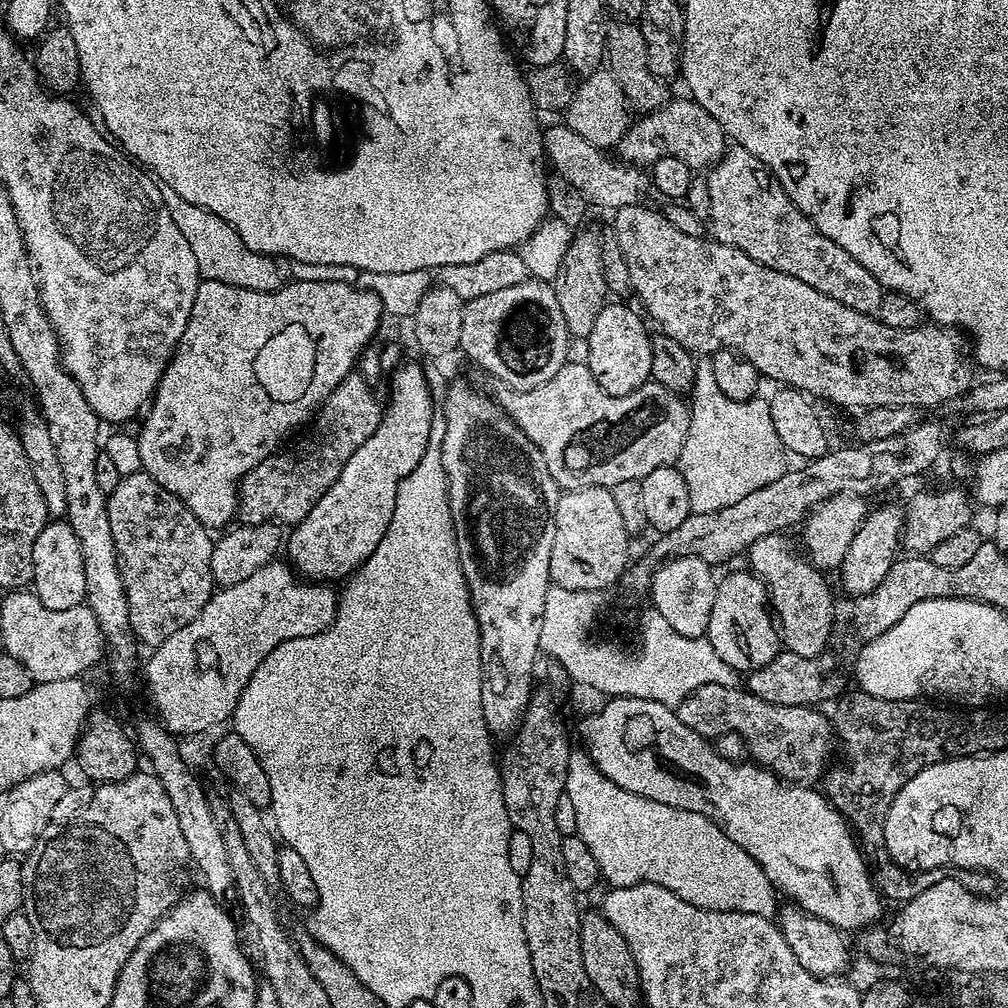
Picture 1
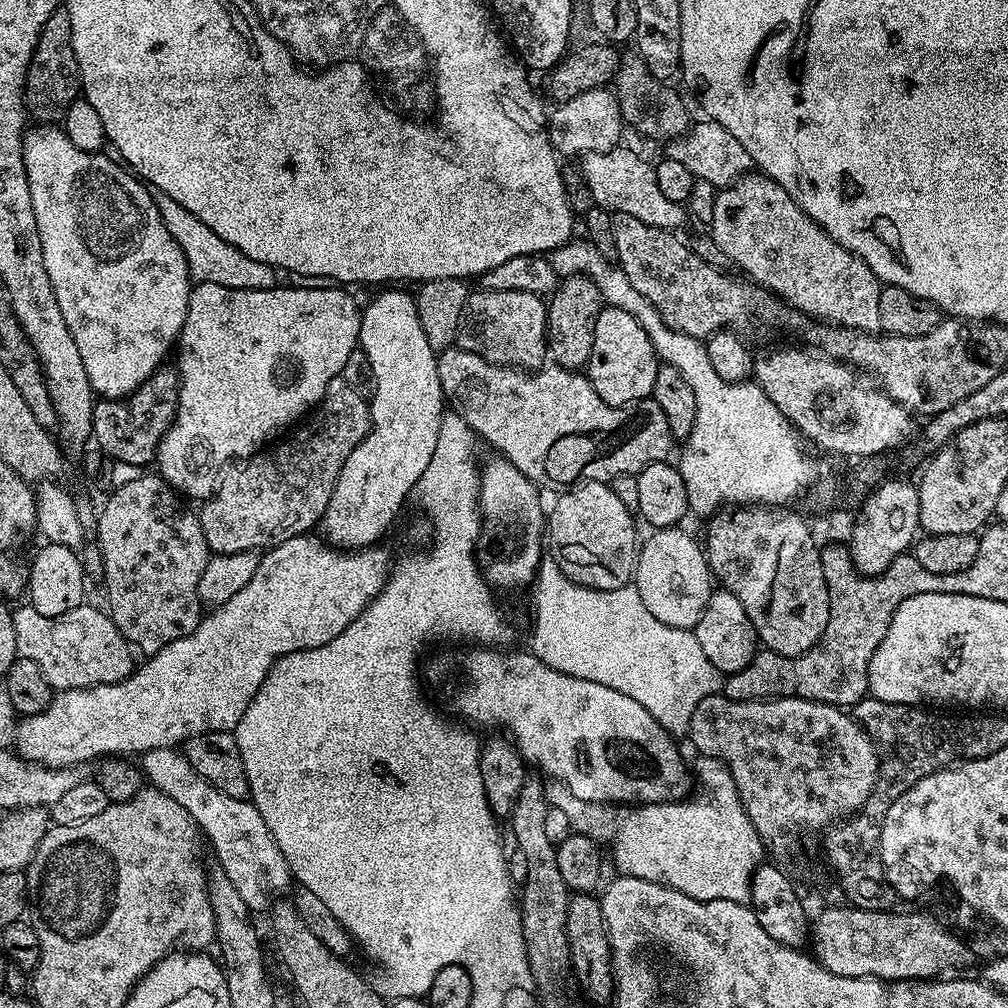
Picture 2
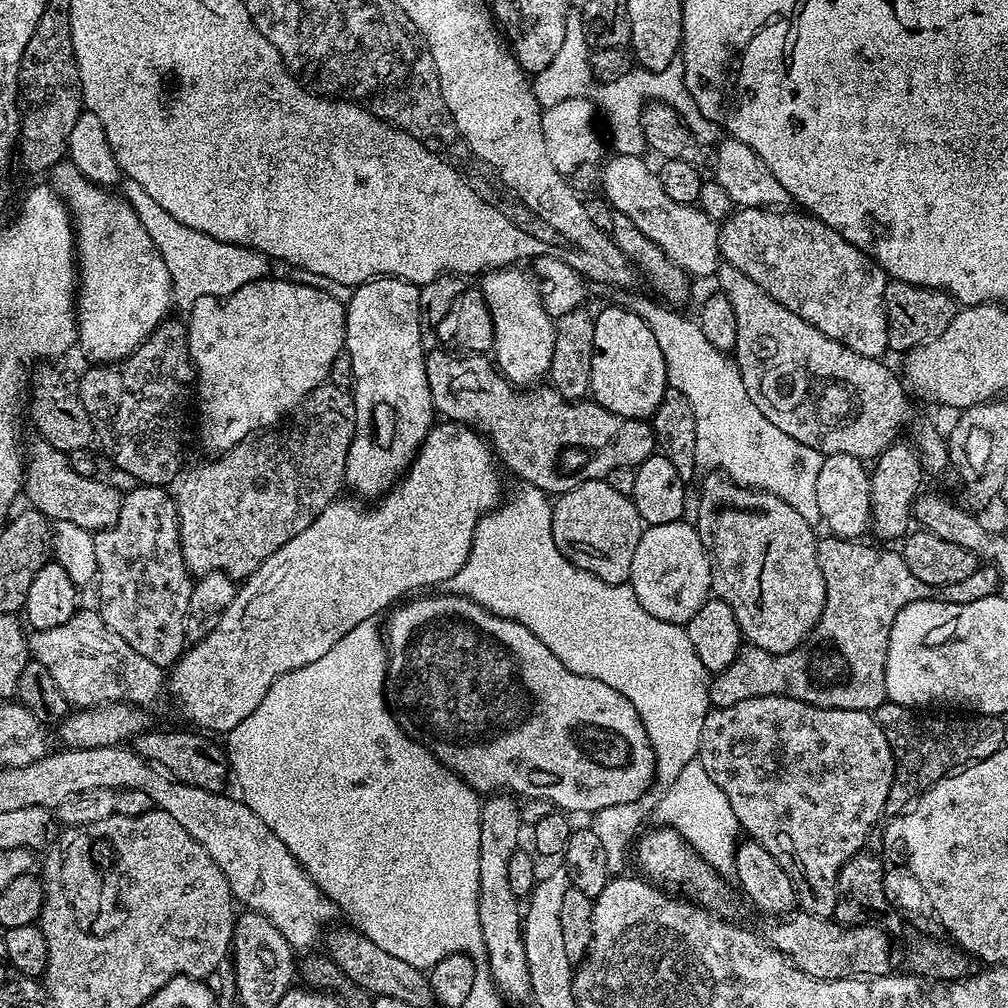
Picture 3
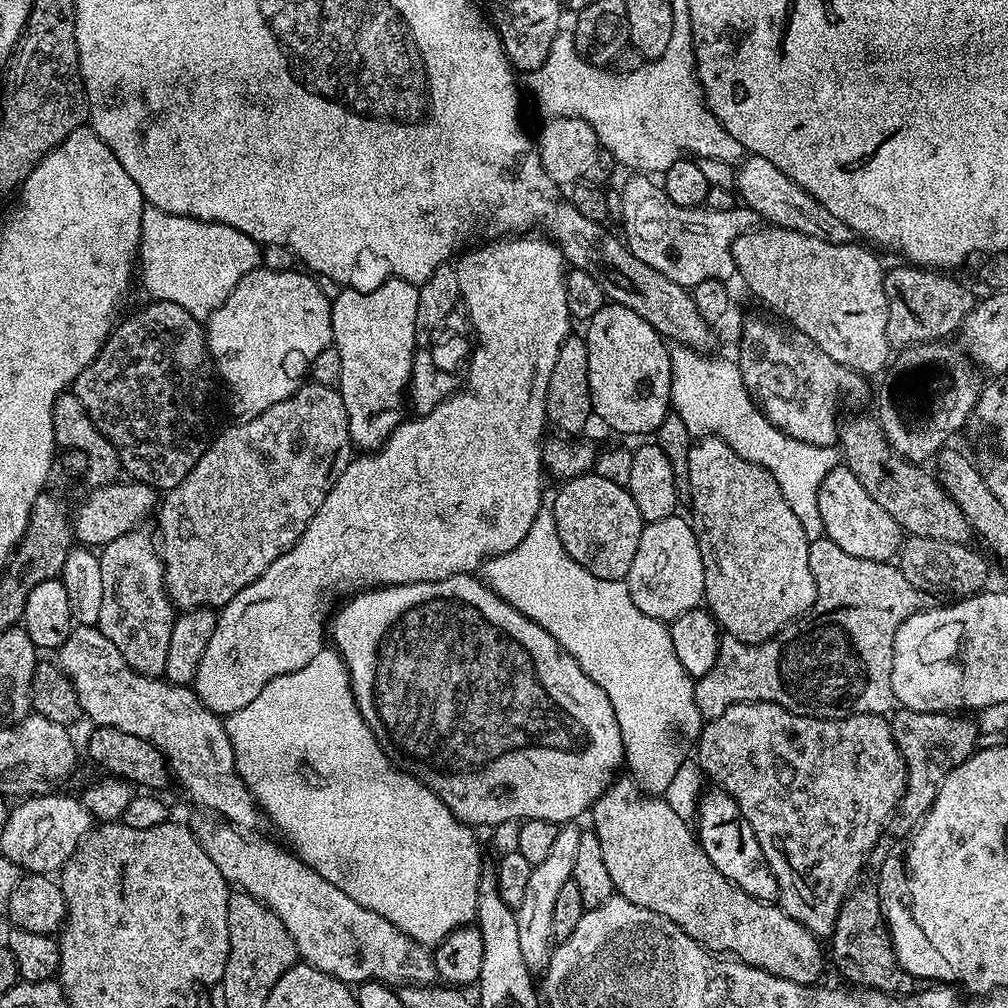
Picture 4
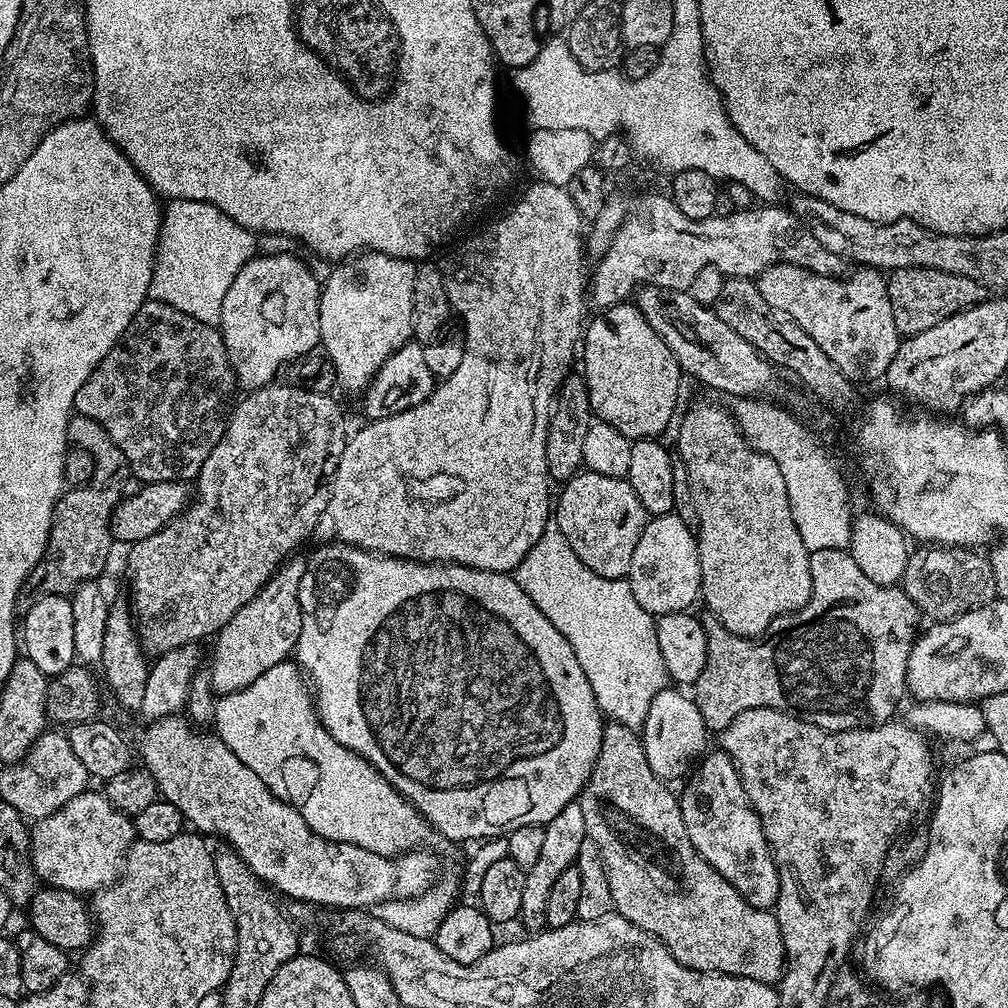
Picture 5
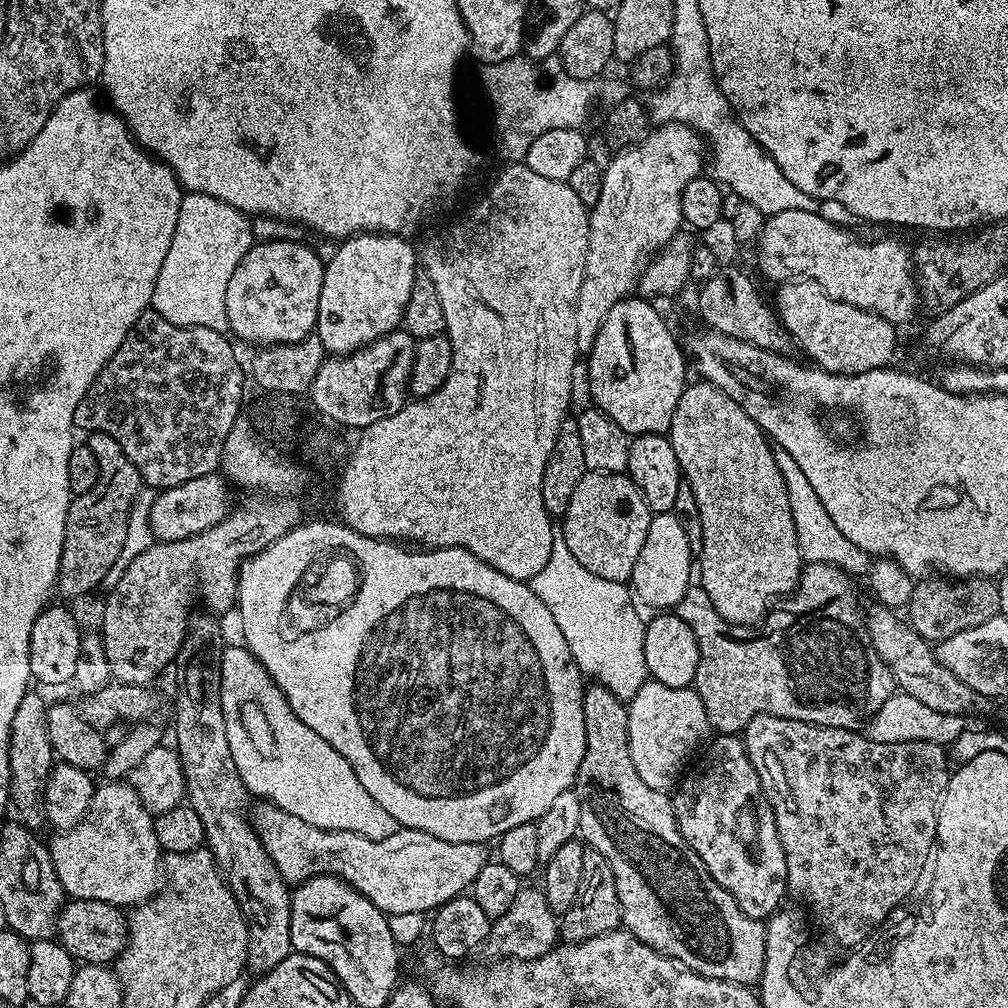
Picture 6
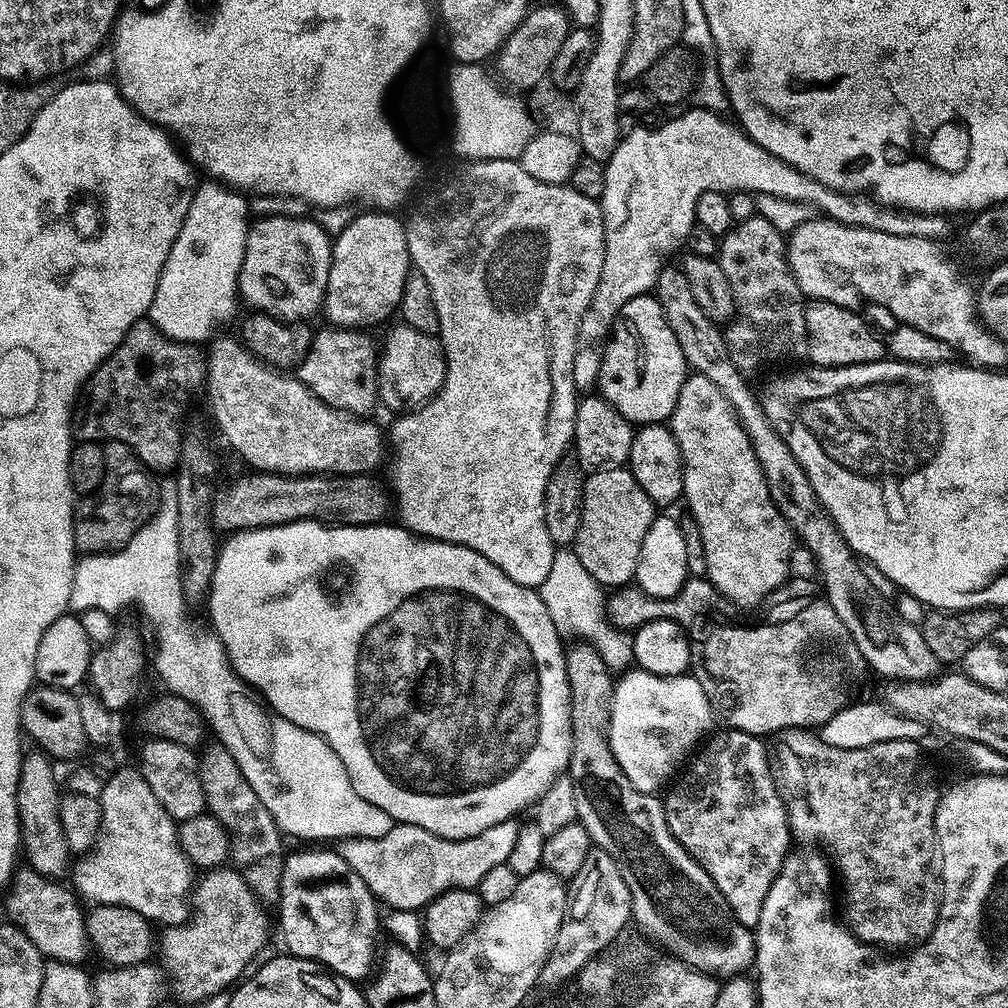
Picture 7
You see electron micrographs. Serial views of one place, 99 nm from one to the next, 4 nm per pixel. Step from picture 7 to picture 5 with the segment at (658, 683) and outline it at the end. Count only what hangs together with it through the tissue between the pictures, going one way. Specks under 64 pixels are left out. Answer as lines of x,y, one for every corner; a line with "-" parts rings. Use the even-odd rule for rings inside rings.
672,686
659,692
654,702
650,702
650,710
642,729
646,762
650,762
650,770
654,770
654,774
665,782
687,777
690,769
705,755
709,747
707,744
710,733
702,722
702,714
695,699
691,695
683,696
680,692
683,691

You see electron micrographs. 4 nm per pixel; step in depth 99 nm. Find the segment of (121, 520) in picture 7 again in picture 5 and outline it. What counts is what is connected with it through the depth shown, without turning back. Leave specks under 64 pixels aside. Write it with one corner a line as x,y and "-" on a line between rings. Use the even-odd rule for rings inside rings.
73,415
68,424
68,439
77,448
90,450
94,454
96,469
94,478
80,488
69,487
56,504
56,514
52,518
52,529
48,539
48,550
43,560
39,560
23,586
25,593
41,596
71,597
79,584
96,580
108,560
108,551
114,545
112,516
125,495
124,483
130,480
130,469
126,454
94,422
94,418

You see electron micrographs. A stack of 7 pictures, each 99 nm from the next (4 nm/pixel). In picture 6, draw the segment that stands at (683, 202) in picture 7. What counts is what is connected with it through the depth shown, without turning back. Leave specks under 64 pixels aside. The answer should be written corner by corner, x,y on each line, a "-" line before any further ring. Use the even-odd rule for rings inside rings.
661,123
653,127
643,141
617,151
608,161
602,178
602,194
588,213
588,249
582,278
582,290
578,290
578,302
574,322
578,330
577,353
587,354
598,338
598,330
619,300
629,299
637,291
638,277
644,271
650,257
665,248
681,231
682,190
706,168
706,141
699,132
685,124

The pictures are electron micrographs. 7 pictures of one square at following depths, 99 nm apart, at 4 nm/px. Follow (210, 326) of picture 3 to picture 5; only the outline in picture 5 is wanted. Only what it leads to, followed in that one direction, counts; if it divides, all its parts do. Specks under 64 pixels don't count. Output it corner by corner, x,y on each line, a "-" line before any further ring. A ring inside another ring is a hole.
276,252
273,256
263,256
257,254
252,257
250,262
246,262
246,266
242,266
242,270
238,270
238,278
234,278
234,282
230,285
230,290
226,290
226,299
222,301
222,314
220,315
219,329
224,339
224,345
228,351
228,357
232,363
232,370
236,374
236,378
241,389
255,390
258,388
266,388
269,384
277,379
276,376
283,370
287,364
303,361
321,343
320,339
320,289
321,281
316,281
316,276
299,260
296,256
291,256
288,252

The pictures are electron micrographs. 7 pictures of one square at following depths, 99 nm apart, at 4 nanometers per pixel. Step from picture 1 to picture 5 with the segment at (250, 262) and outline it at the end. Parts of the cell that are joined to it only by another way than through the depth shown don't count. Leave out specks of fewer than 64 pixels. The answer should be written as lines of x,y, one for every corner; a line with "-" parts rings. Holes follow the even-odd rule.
168,200
162,208
149,297
190,314
190,318
198,318
198,322
219,325
226,290
238,278
238,270
257,255
256,240
249,228
238,226
234,218
222,214
210,202

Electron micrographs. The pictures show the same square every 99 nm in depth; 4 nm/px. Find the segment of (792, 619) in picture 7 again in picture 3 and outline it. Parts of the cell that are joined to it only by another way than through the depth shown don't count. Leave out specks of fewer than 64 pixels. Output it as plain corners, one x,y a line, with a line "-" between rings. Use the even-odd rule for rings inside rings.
833,534
821,535
816,542
818,570
822,570
822,582
826,582
826,602
818,622
810,634
794,650
774,654
761,648
741,647
740,653
721,672
711,677
708,685
708,702
712,708
734,706
734,702
746,702
746,698
759,696
789,696
819,708
837,708
838,710
862,710
872,712
886,700
886,682
884,670
888,639
894,618
900,611
915,600
941,600
955,604
978,602
987,596
997,595
1002,581
992,566
977,566
970,578
946,586
934,586
922,582
906,566
903,555
896,552
879,552
877,545
862,544
859,539
844,539

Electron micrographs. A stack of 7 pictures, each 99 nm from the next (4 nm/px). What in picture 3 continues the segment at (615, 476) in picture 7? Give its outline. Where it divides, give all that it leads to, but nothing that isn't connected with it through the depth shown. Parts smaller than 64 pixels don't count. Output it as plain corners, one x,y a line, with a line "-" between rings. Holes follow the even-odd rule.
603,479
587,480
568,492
559,493
552,505
552,529
558,550
562,550
564,557
574,566
594,574
607,584
623,584
631,577
634,550
638,550
638,538
644,533
645,525
631,499
618,494
618,490

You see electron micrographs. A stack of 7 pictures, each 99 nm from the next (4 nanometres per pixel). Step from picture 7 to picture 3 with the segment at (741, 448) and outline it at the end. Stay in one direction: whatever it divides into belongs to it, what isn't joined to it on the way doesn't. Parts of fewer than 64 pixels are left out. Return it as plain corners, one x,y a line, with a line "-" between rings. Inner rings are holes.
716,470
709,471
705,476
708,477
700,484
700,501
696,504
696,516
700,519
700,524
697,523
695,529
698,538
702,538
702,546
710,558
712,592
719,599
725,600
730,606
730,610
734,610
734,618
740,627
740,635
751,647
761,648
774,654
783,654
783,652
794,650
810,634
810,630
818,622
826,602
826,582
822,582
822,570
818,570
818,558
816,557
818,536
817,533
812,533
814,532
813,525
808,524
796,509
786,506
786,502
782,502
782,498
778,498
774,494
764,492
760,488
746,488
743,484
736,484
729,476

